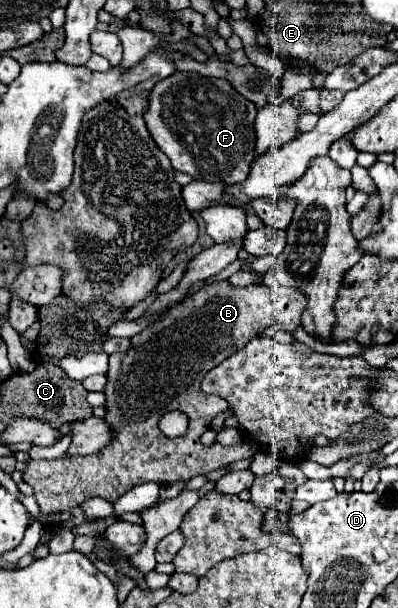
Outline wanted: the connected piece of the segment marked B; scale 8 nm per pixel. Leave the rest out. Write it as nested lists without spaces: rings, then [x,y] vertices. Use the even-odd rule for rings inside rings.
[[[213,282],[203,286],[199,292],[187,296],[181,304],[169,308],[163,318],[153,320],[145,330],[131,338],[131,346],[125,352],[117,352],[109,356],[107,384],[105,384],[105,424],[111,428],[111,442],[101,448],[101,452],[87,456],[63,456],[45,464],[45,460],[29,460],[23,470],[23,482],[33,486],[33,496],[39,504],[39,512],[43,516],[59,514],[69,508],[81,506],[85,500],[99,496],[107,502],[115,502],[125,492],[129,492],[135,484],[143,482],[179,482],[189,480],[199,474],[209,474],[221,466],[227,466],[235,461],[251,458],[254,453],[250,447],[241,442],[234,446],[216,444],[214,448],[201,443],[200,437],[205,428],[209,428],[211,420],[225,412],[229,404],[225,404],[219,396],[209,396],[201,392],[201,380],[209,368],[215,368],[223,358],[229,358],[233,352],[243,348],[251,338],[261,336],[265,328],[277,326],[281,330],[293,332],[301,324],[301,312],[305,310],[307,298],[295,288],[269,288],[267,284],[251,284],[245,288],[235,288],[229,282]],[[179,410],[189,418],[189,428],[179,438],[167,438],[157,422],[165,412]]]

